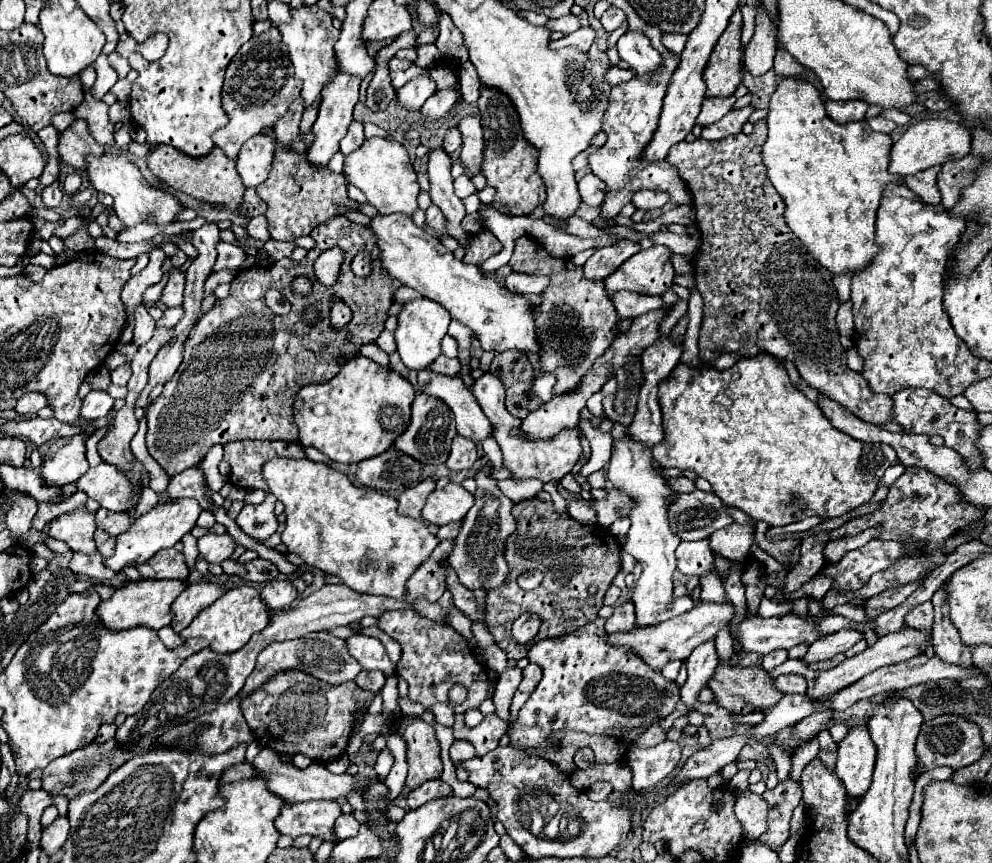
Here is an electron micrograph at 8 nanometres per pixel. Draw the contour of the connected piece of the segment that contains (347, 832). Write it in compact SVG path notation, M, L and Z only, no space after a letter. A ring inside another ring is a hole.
M352 813L350 815L340 815L340 819L336 821L336 833L342 839L358 835L358 829L360 829L360 823L354 819Z

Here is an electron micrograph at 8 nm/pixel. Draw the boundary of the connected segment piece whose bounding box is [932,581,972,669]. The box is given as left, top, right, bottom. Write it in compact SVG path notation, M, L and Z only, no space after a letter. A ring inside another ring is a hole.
M946 583L934 593L932 605L934 605L934 625L932 625L932 647L934 653L946 661L956 665L966 665L972 669L972 649L962 643L956 627L948 619L948 589Z

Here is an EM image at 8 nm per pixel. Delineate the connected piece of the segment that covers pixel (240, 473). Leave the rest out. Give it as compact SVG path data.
M232 441L223 446L224 459L230 463L232 471L228 481L246 491L262 489L270 493L262 477L262 465L274 457L306 457L300 443L288 441Z

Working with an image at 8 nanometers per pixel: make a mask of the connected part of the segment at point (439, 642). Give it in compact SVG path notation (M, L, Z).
M398 609L398 611L384 611L378 617L376 623L386 635L390 635L394 641L402 647L402 657L396 665L396 673L408 681L408 699L412 703L420 703L424 707L430 707L434 703L450 703L448 691L454 685L462 685L466 689L466 699L460 705L452 705L456 711L456 723L454 723L454 739L470 739L470 729L464 725L464 711L466 709L478 709L482 701L494 697L492 683L486 675L486 669L474 659L474 653L466 645L466 641L450 627L450 625L438 625L432 621L426 621L424 617L418 617L412 609Z

